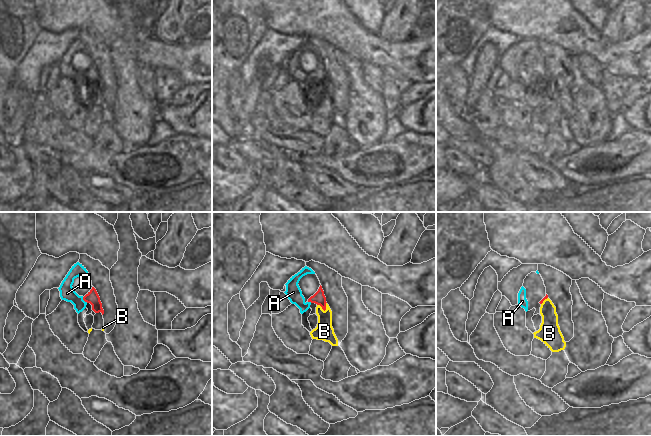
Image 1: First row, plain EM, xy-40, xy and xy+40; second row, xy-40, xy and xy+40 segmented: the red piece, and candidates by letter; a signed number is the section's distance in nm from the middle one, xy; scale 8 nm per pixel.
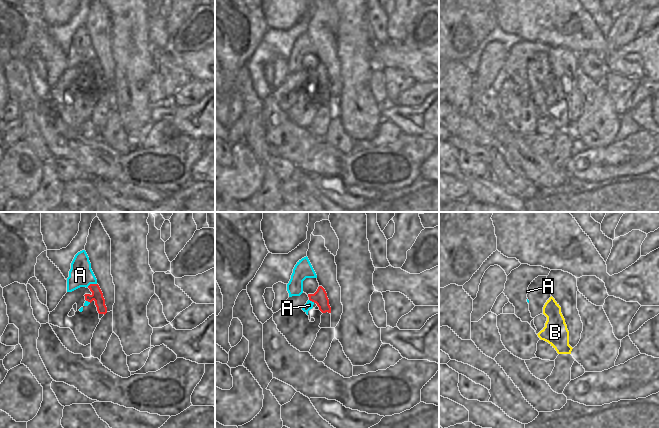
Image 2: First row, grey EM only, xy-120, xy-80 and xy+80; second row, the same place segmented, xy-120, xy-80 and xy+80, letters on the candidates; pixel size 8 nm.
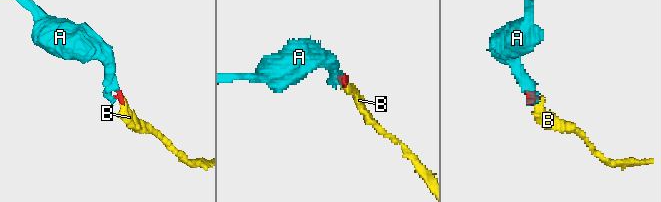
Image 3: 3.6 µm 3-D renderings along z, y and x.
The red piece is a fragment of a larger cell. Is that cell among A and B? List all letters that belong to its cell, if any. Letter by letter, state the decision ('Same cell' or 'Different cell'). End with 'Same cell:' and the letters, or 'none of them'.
A: Same cell
B: Same cell
Same cell: A, B

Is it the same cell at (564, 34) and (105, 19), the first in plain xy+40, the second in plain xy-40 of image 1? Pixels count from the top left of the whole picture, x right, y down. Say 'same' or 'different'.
same

